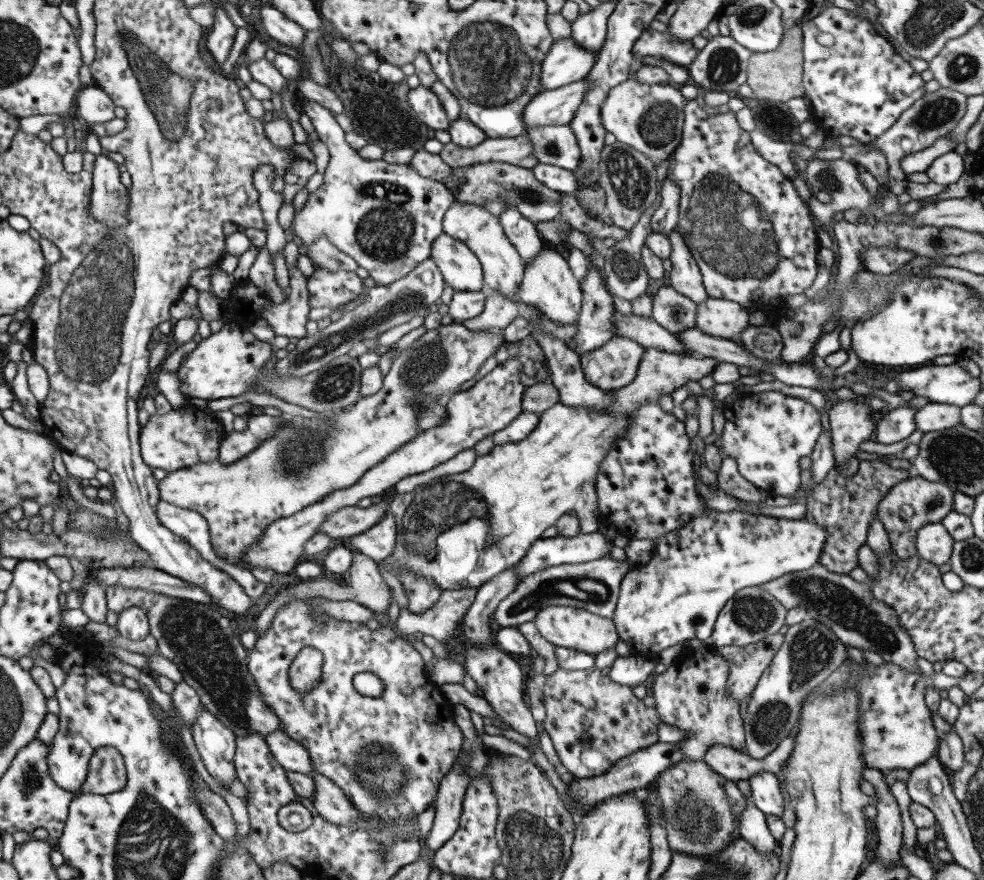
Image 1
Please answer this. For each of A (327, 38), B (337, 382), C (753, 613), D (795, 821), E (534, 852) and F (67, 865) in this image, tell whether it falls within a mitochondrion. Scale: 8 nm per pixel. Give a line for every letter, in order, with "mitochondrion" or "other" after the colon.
A: other
B: mitochondrion
C: mitochondrion
D: other
E: mitochondrion
F: other

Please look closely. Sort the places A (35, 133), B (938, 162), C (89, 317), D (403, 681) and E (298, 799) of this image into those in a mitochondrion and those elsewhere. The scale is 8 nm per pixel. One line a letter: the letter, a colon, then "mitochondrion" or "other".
A: other
B: other
C: mitochondrion
D: other
E: other

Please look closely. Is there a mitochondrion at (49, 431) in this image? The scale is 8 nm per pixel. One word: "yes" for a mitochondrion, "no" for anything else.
no

